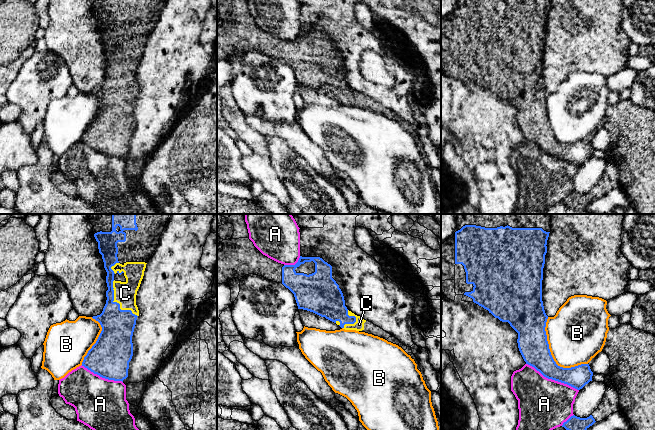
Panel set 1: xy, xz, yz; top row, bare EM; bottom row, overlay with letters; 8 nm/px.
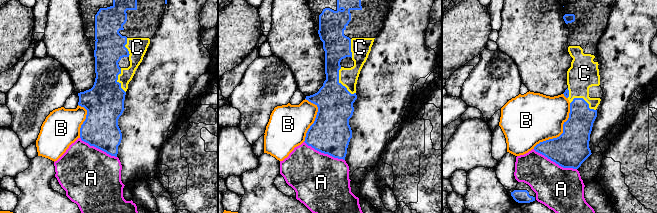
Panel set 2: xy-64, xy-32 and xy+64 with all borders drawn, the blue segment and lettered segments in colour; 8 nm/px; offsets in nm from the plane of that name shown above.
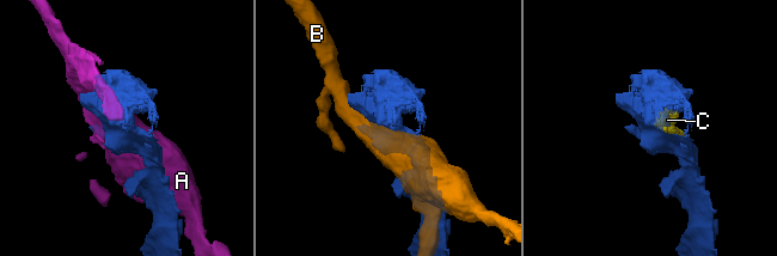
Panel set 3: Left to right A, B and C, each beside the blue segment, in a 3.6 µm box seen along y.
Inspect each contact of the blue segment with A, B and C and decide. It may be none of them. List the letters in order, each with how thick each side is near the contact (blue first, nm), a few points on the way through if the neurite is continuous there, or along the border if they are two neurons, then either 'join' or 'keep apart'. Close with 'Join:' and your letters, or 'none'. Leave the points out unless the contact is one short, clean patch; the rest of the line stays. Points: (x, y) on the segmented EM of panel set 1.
A: calibres 220 and 420 nm; keep apart
B: calibres 240 and 440 nm; keep apart
C: calibres 260 and 180 nm; join
Join: C

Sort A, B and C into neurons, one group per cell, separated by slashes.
A / B / C

